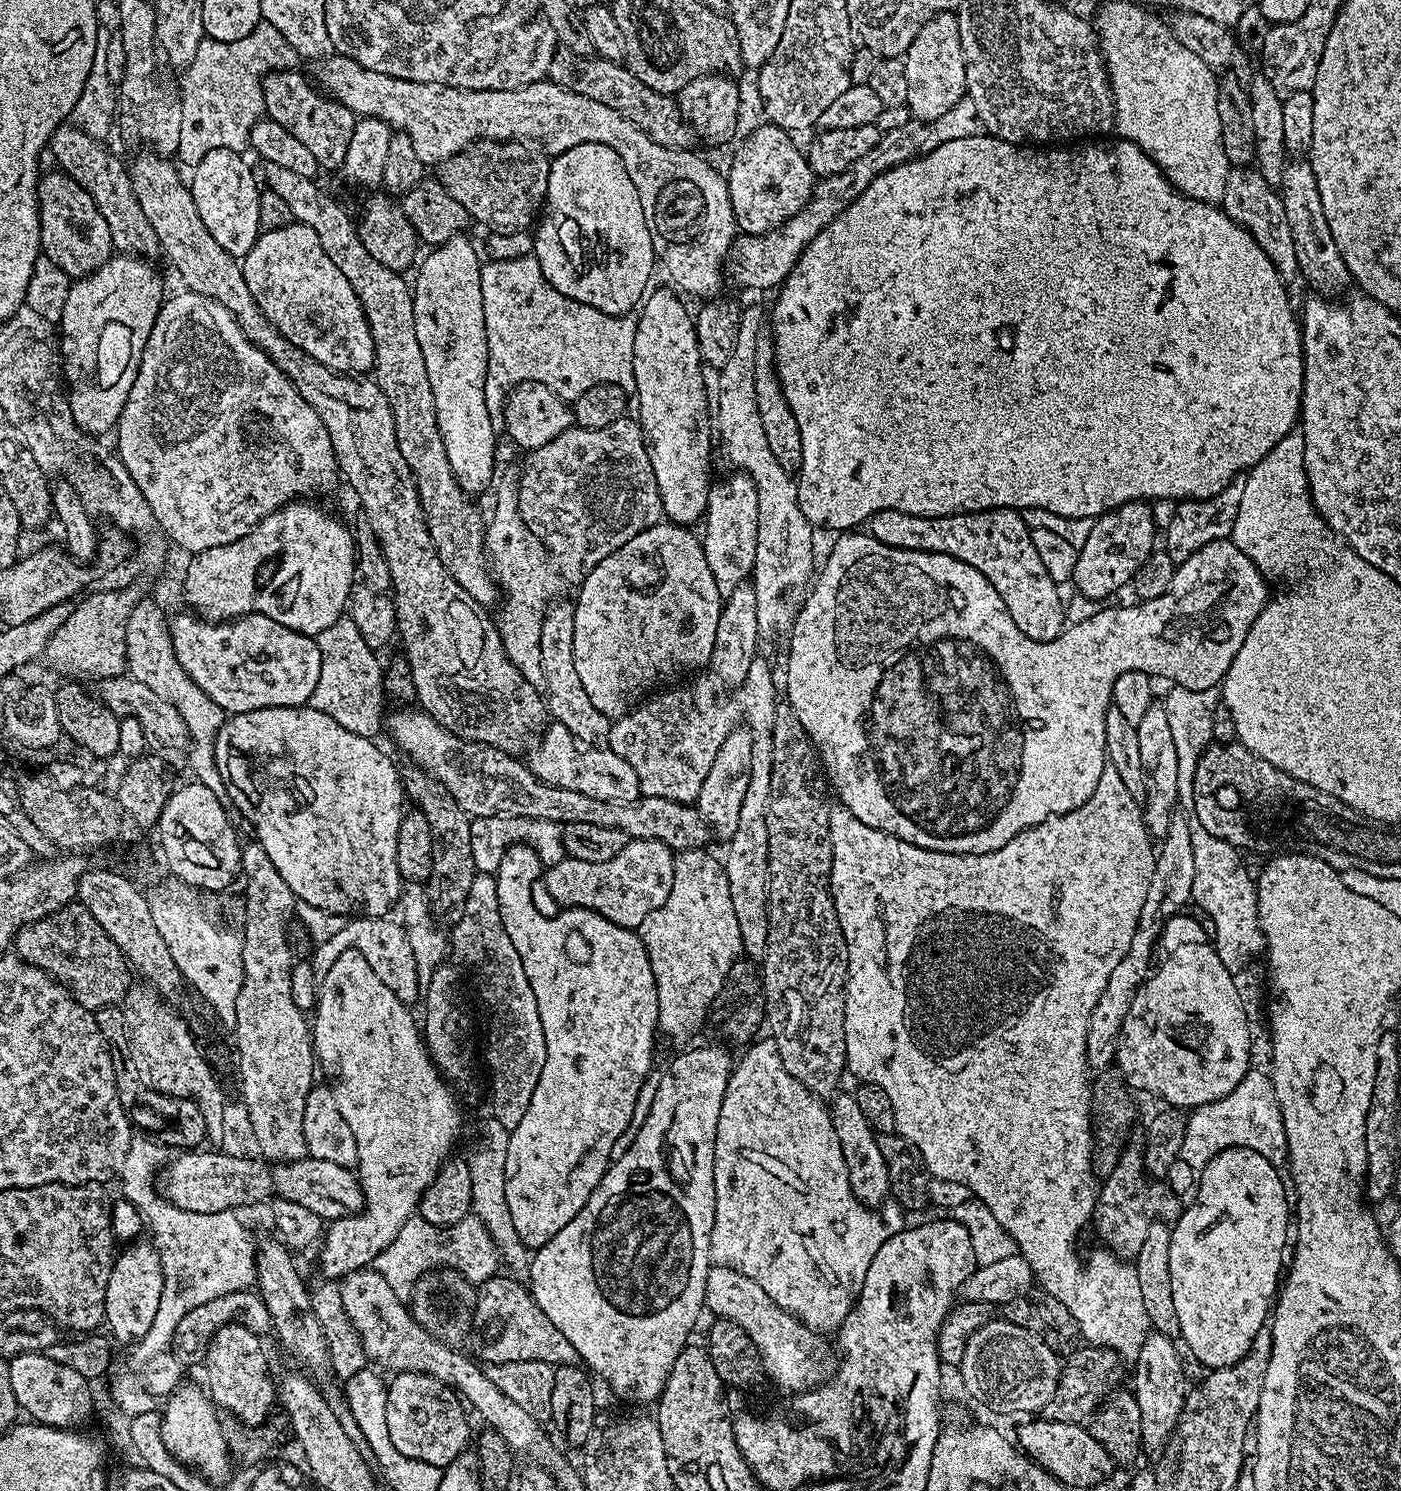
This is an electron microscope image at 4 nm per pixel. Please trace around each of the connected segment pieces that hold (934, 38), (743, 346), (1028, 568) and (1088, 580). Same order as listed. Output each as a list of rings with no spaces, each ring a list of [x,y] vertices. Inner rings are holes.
[[[937,11],[918,30],[914,42],[904,53],[906,66],[906,98],[911,115],[917,121],[927,122],[941,118],[951,110],[968,90],[966,86],[966,62],[962,54],[962,38],[958,34],[958,22],[951,11]]]
[[[748,286],[738,296],[740,309],[740,325],[738,326],[738,342],[734,342],[734,350],[730,354],[726,366],[715,373],[716,392],[714,388],[714,432],[718,437],[718,448],[733,465],[733,469],[744,472],[754,482],[758,494],[758,534],[756,535],[756,561],[752,567],[750,583],[754,586],[754,599],[758,602],[758,630],[761,637],[776,636],[780,631],[787,631],[794,619],[794,604],[784,595],[795,584],[800,584],[812,572],[812,532],[814,525],[802,514],[800,490],[793,473],[782,470],[782,466],[774,459],[774,453],[762,430],[762,421],[758,414],[758,398],[754,394],[754,346],[761,336],[766,324],[766,308],[764,304],[765,289],[760,286]]]
[[[887,508],[886,510],[878,510],[873,516],[868,517],[866,532],[867,535],[891,548],[905,548],[911,552],[937,552],[938,554],[953,556],[970,566],[974,566],[974,570],[978,570],[978,574],[985,576],[990,582],[990,586],[994,586],[994,590],[998,590],[998,595],[1002,597],[1002,602],[1006,602],[1006,610],[1010,614],[1010,618],[1014,618],[1014,626],[1018,626],[1018,630],[1022,630],[1022,634],[1026,634],[1026,638],[1034,638],[1038,642],[1050,642],[1055,636],[1059,636],[1066,627],[1064,604],[1060,601],[1061,589],[1052,581],[1050,574],[1046,574],[1046,566],[1042,566],[1042,558],[1038,558],[1038,550],[1034,550],[1032,529],[1026,526],[1023,515],[1015,508],[988,508],[984,512],[958,512],[950,516],[915,516],[914,514],[902,514],[902,510]]]
[[[1135,500],[1129,504],[1124,504],[1121,508],[1111,512],[1103,512],[1100,516],[1095,517],[1092,521],[1092,529],[1090,530],[1090,538],[1086,538],[1086,542],[1079,548],[1076,554],[1076,565],[1074,566],[1074,574],[1071,583],[1076,584],[1076,588],[1088,600],[1104,600],[1107,596],[1115,594],[1119,588],[1127,589],[1132,583],[1132,575],[1138,570],[1138,566],[1142,566],[1142,562],[1146,562],[1146,558],[1154,550],[1155,542],[1158,540],[1158,532],[1156,536],[1156,520],[1152,517],[1151,503],[1143,500]]]

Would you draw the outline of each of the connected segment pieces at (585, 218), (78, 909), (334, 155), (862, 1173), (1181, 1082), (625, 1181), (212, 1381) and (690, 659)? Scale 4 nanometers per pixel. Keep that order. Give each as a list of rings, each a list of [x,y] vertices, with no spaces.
[[[586,142],[555,153],[548,166],[548,194],[543,216],[539,221],[540,229],[538,224],[534,232],[534,255],[554,290],[611,316],[631,313],[645,299],[652,267],[658,264],[656,251],[652,249],[646,214],[642,214],[642,198],[638,198],[638,190],[634,190],[634,182],[630,182],[630,174],[626,174],[626,166],[622,166],[622,158],[618,158],[613,148]]]
[[[73,902],[38,922],[21,928],[14,941],[15,955],[59,980],[84,1008],[110,1008],[123,1001],[130,987],[129,965],[118,946],[94,920],[86,906]]]
[[[300,70],[286,72],[269,72],[262,82],[262,98],[267,119],[286,126],[290,134],[310,149],[310,154],[318,158],[321,169],[339,169],[346,158],[346,149],[350,147],[350,137],[354,135],[356,115],[338,101],[331,100],[317,90]]]
[[[851,1091],[843,1092],[833,1095],[830,1100],[834,1134],[838,1134],[838,1142],[842,1146],[842,1158],[846,1162],[850,1190],[854,1194],[854,1198],[858,1198],[858,1202],[862,1202],[867,1208],[876,1210],[890,1196],[886,1161],[882,1159],[882,1150],[878,1150],[877,1133],[870,1126],[870,1122],[866,1122],[866,1117],[863,1116],[855,1095]]]
[[[1211,943],[1178,945],[1155,972],[1156,969],[1145,979],[1130,1002],[1130,1010],[1116,1039],[1114,1064],[1124,1083],[1133,1089],[1141,1088],[1177,1110],[1200,1108],[1230,1094],[1253,1063],[1252,1028],[1236,985],[1237,977],[1222,966],[1222,958],[1218,958]]]
[[[708,1044],[705,1048],[696,1048],[697,1046],[689,1047],[687,1050],[680,1050],[675,1053],[676,1057],[668,1064],[668,1069],[660,1076],[660,1081],[656,1084],[656,1093],[652,1096],[652,1101],[648,1104],[648,1113],[644,1116],[644,1121],[639,1124],[635,1129],[636,1137],[631,1137],[628,1151],[623,1152],[621,1156],[615,1157],[609,1163],[606,1174],[602,1178],[602,1182],[592,1193],[587,1202],[582,1206],[582,1210],[578,1210],[578,1214],[574,1218],[570,1218],[570,1222],[566,1222],[566,1226],[562,1226],[562,1230],[558,1230],[558,1234],[554,1234],[554,1238],[550,1238],[550,1242],[546,1242],[542,1247],[535,1249],[534,1255],[531,1257],[528,1270],[526,1273],[527,1279],[530,1278],[530,1291],[534,1302],[542,1310],[542,1314],[546,1314],[546,1318],[550,1318],[550,1322],[554,1322],[554,1326],[558,1326],[558,1330],[562,1330],[562,1334],[566,1334],[566,1342],[570,1342],[570,1346],[574,1346],[577,1357],[597,1377],[601,1376],[602,1379],[608,1380],[608,1384],[617,1392],[620,1396],[625,1396],[628,1400],[637,1400],[638,1403],[644,1404],[649,1402],[655,1402],[660,1399],[660,1392],[666,1386],[666,1380],[670,1374],[670,1370],[674,1366],[674,1362],[678,1358],[680,1351],[689,1343],[690,1337],[688,1335],[692,1332],[692,1327],[696,1324],[696,1319],[700,1316],[700,1311],[705,1311],[706,1305],[704,1303],[704,1295],[706,1294],[706,1278],[708,1277],[708,1269],[712,1267],[712,1251],[710,1250],[710,1234],[714,1230],[714,1210],[716,1209],[716,1195],[714,1194],[714,1146],[716,1145],[716,1131],[718,1130],[718,1114],[722,1114],[722,1098],[724,1097],[724,1091],[728,1085],[728,1079],[732,1076],[732,1069],[734,1067],[734,1056],[731,1056],[724,1048],[719,1048],[716,1044]]]
[[[235,1322],[218,1329],[204,1355],[202,1368],[208,1371],[206,1391],[217,1409],[237,1416],[244,1426],[257,1426],[264,1423],[273,1411],[278,1400],[278,1384],[272,1380],[268,1369],[268,1356],[264,1353],[261,1337],[255,1336],[246,1326]]]
[[[671,522],[642,530],[610,558],[602,558],[579,585],[580,597],[574,600],[574,666],[590,702],[604,716],[622,716],[645,694],[675,685],[687,672],[712,663],[722,597],[714,574],[710,574],[701,537],[692,532],[691,527]]]

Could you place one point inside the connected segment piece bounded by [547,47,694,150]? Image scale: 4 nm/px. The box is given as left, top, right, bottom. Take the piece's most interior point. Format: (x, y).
(656, 113)

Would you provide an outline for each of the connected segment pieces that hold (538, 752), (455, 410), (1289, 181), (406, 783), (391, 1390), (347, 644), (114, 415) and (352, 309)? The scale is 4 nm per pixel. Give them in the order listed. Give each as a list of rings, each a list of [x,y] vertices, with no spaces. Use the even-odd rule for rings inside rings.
[[[555,722],[543,729],[536,742],[536,749],[526,756],[526,763],[538,779],[554,786],[562,786],[566,790],[578,790],[578,794],[590,794],[590,798],[602,798],[602,802],[625,804],[640,799],[642,793],[638,774],[634,774],[634,766],[630,766],[624,756],[614,754],[604,746],[589,746],[570,734],[566,726]]]
[[[461,234],[450,238],[444,244],[437,244],[431,249],[428,257],[419,261],[416,272],[416,284],[412,288],[412,301],[414,302],[414,330],[418,334],[418,346],[422,346],[422,359],[426,361],[426,374],[430,377],[430,390],[434,390],[434,410],[438,414],[438,426],[442,434],[442,442],[446,446],[446,456],[450,458],[450,466],[454,470],[456,480],[464,487],[465,492],[477,494],[484,487],[493,483],[498,472],[496,466],[496,430],[492,426],[494,418],[490,410],[486,410],[486,370],[488,369],[488,343],[486,342],[486,314],[482,310],[482,278],[480,270],[482,259],[476,253],[476,248],[467,240],[467,235]]]
[[[1304,160],[1289,161],[1283,170],[1278,191],[1283,200],[1286,217],[1288,217],[1299,275],[1305,278],[1313,293],[1325,298],[1339,297],[1338,294],[1342,293],[1348,284],[1351,285],[1352,279],[1342,259],[1341,251],[1334,243],[1334,236],[1326,220],[1311,163]]]
[[[415,766],[405,767],[402,772],[402,783],[405,797],[413,800],[415,807],[426,814],[426,822],[430,822],[432,835],[432,872],[426,881],[426,891],[432,906],[433,916],[441,921],[455,922],[460,916],[460,909],[466,902],[466,894],[470,894],[470,885],[476,877],[474,853],[470,851],[470,826],[472,820],[468,813],[454,802],[454,794],[442,786],[428,772]]]
[[[397,1372],[387,1381],[386,1428],[390,1442],[402,1454],[416,1461],[445,1469],[469,1444],[470,1424],[461,1397],[448,1385],[428,1373]]]
[[[349,616],[340,617],[326,630],[317,633],[316,641],[321,655],[321,673],[307,705],[314,710],[321,711],[322,714],[329,715],[340,726],[345,727],[352,734],[357,734],[358,737],[368,739],[379,737],[380,730],[382,732],[384,728],[384,713],[382,714],[384,668],[382,664],[380,666],[377,651],[368,646],[364,641],[364,636]]]
[[[116,254],[98,270],[81,276],[66,294],[66,310],[58,325],[59,352],[62,357],[63,379],[74,422],[82,433],[111,433],[126,406],[126,398],[134,386],[134,378],[140,369],[140,359],[150,330],[160,313],[160,305],[166,299],[164,284],[156,277],[147,259],[135,254]]]
[[[293,222],[290,226],[282,226],[282,230],[261,232],[252,249],[243,256],[242,267],[246,286],[250,286],[250,294],[254,294],[254,302],[258,302],[262,314],[266,314],[269,322],[287,340],[294,342],[298,350],[335,372],[364,374],[372,368],[374,338],[362,302],[358,302],[358,294],[354,294],[354,286],[346,282],[342,270],[330,262],[326,250],[322,250],[322,242],[318,242],[318,234],[310,230],[310,226]]]

